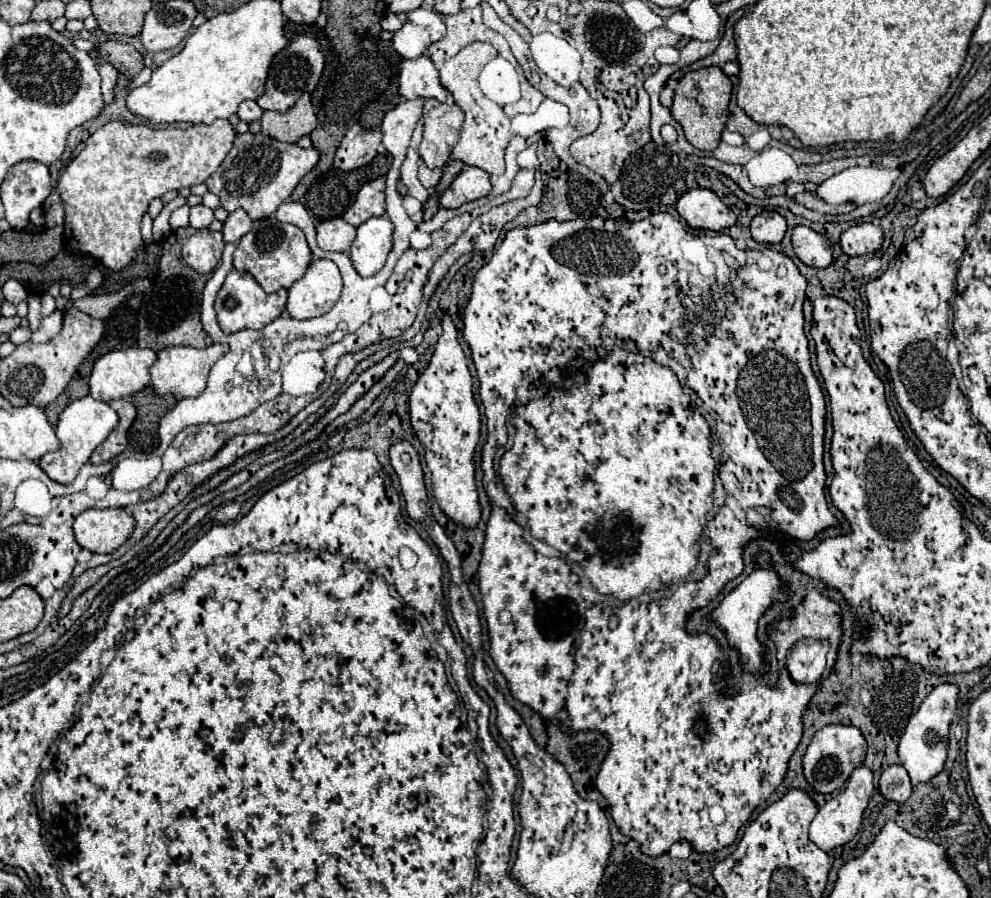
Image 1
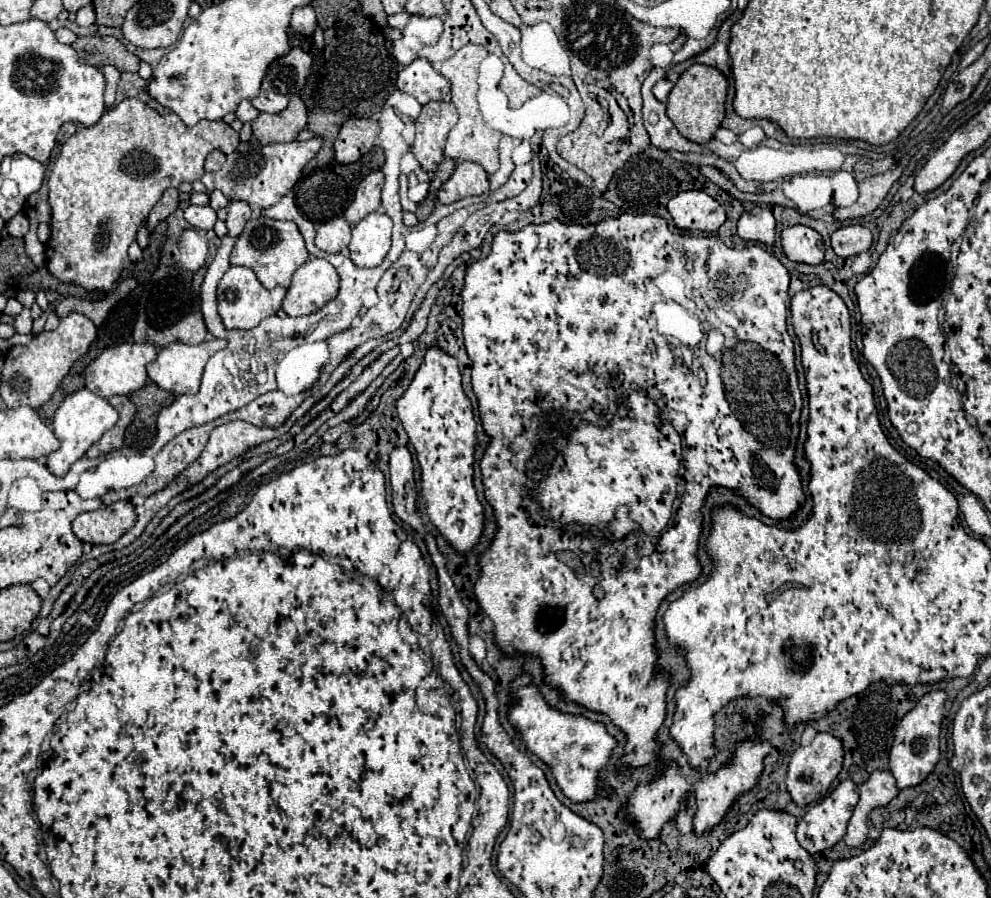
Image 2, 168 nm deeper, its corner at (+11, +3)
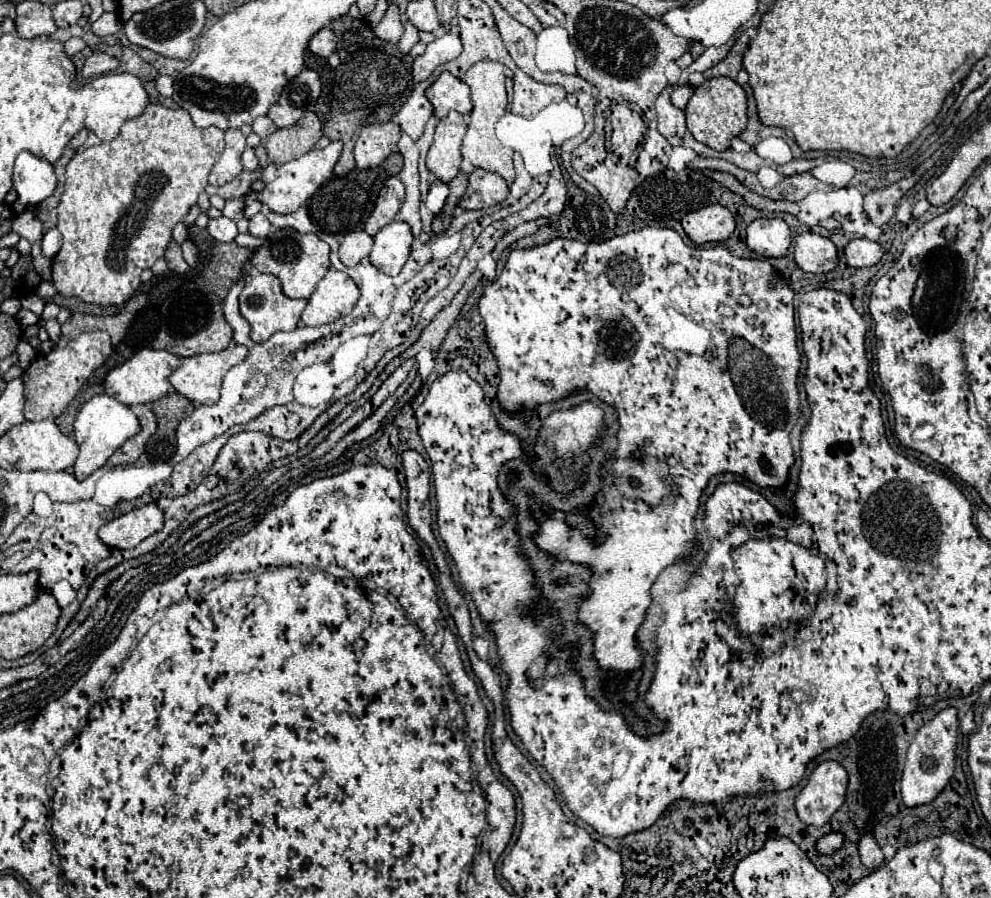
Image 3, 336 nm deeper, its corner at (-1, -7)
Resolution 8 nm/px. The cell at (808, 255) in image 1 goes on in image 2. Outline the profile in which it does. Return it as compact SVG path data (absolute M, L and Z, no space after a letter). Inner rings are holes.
M788 226L782 230L782 248L794 262L820 264L824 262L822 236L808 226Z

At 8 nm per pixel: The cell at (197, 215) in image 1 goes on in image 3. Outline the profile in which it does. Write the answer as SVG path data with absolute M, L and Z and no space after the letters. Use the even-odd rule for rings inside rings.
M220 216L220 218L212 218L210 222L208 222L208 234L214 238L214 240L218 240L218 242L232 242L234 238L236 238L236 234L238 234L238 230L236 230L236 224L230 220L230 218L224 218L224 216Z

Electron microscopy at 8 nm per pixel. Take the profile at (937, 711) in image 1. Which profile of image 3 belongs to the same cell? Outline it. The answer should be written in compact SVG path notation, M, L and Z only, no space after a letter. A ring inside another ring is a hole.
M944 708L940 710L920 732L916 732L908 748L904 772L902 772L902 800L906 806L914 808L920 804L932 802L940 790L948 784L955 770L955 750L958 742L958 718L956 718L956 708Z

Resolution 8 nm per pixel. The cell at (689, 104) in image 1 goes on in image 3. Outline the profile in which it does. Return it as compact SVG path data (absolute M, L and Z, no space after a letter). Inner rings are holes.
M726 76L710 78L702 86L698 86L692 94L692 98L686 104L686 126L692 132L692 136L714 148L714 150L726 150L730 148L730 140L736 138L746 128L746 94L744 90Z

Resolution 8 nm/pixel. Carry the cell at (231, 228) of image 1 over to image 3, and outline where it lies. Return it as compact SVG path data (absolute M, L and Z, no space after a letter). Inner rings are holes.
M258 212L256 216L252 216L250 218L250 234L252 236L256 236L256 238L266 238L268 236L268 230L270 230L270 222L268 222L268 218L262 214L262 212Z

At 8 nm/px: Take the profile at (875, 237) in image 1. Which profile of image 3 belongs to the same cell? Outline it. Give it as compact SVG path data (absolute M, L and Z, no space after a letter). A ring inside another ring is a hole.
M854 238L846 244L844 248L846 260L852 268L866 268L866 266L874 266L876 262L882 260L884 252L882 246L878 242L872 242L868 238Z

